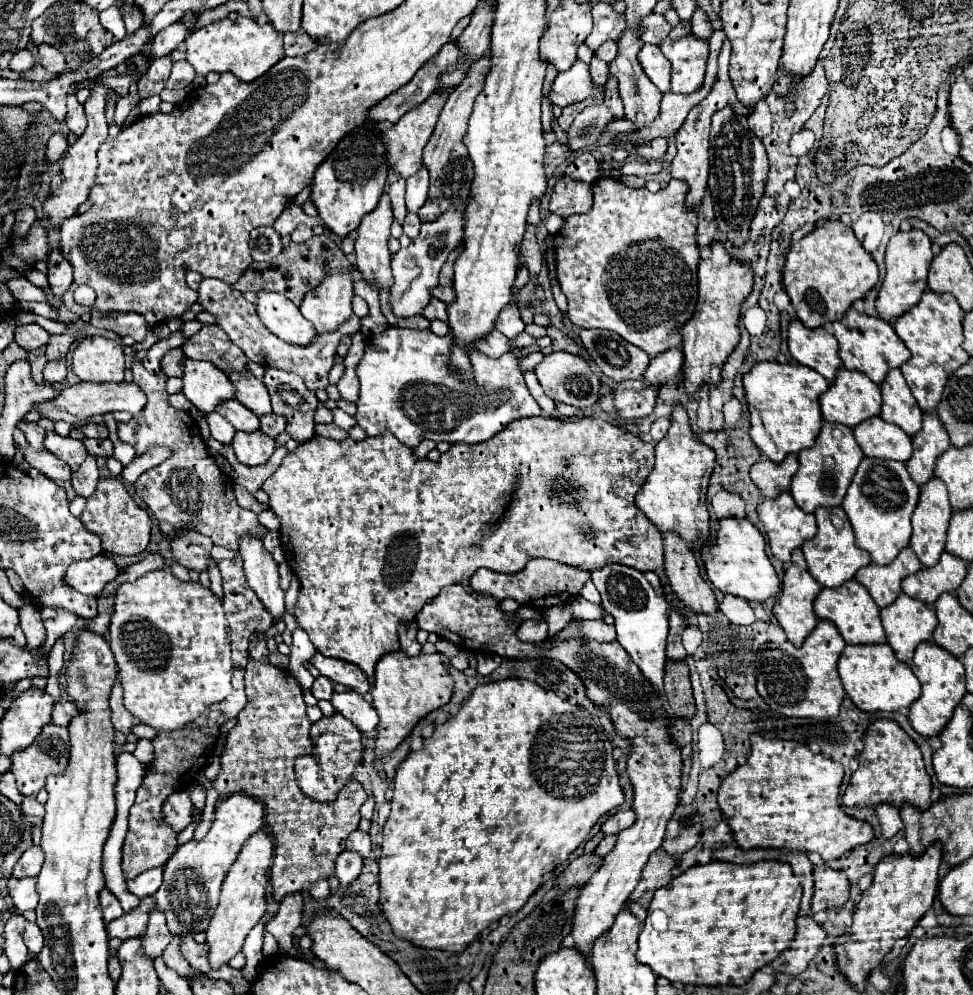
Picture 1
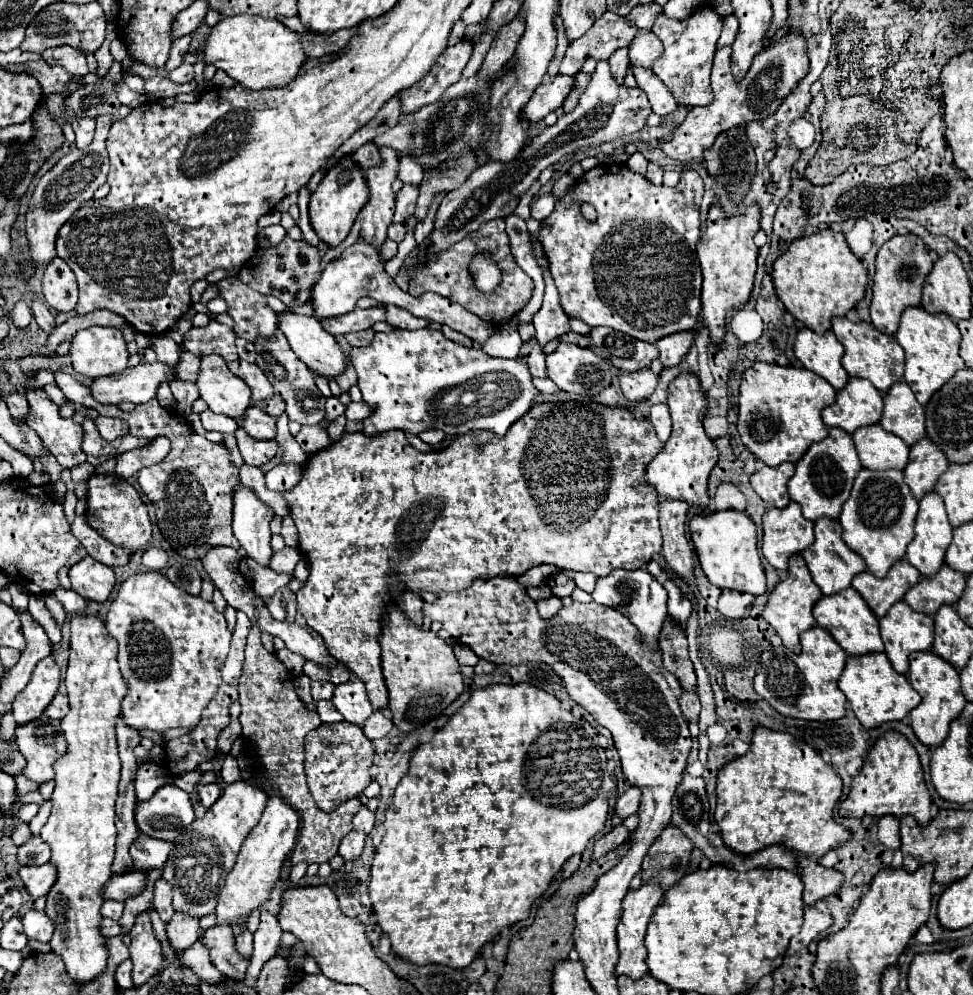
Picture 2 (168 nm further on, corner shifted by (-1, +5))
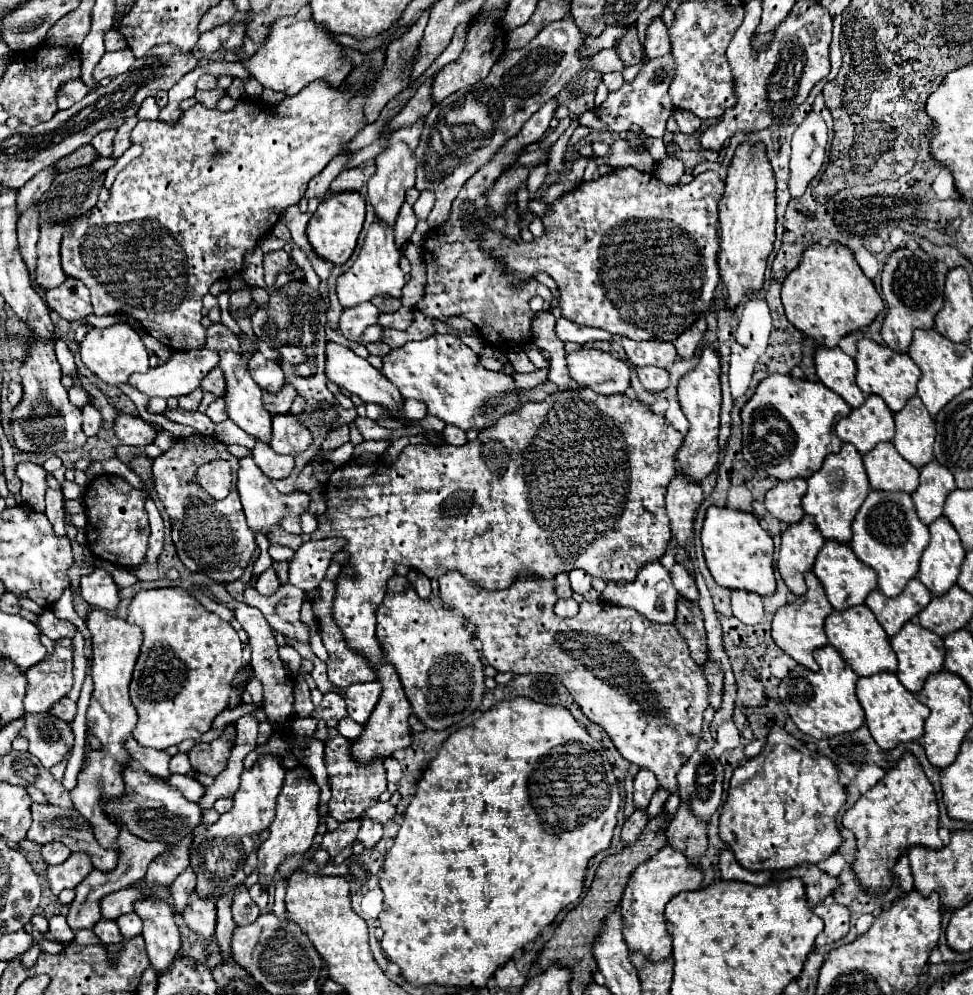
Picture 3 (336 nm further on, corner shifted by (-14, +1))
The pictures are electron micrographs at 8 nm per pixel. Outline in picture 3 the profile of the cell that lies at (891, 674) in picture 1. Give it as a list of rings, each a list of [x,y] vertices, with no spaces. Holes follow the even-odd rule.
[[[875,673],[871,677],[861,677],[857,683],[857,699],[865,711],[867,727],[883,751],[889,751],[899,743],[917,741],[923,735],[923,723],[929,717],[929,711],[911,691],[899,683],[895,673]]]

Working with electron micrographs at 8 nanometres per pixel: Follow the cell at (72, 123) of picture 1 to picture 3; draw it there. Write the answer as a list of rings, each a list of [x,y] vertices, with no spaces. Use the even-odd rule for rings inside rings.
[[[101,131],[99,135],[93,137],[91,145],[95,147],[95,151],[101,155],[101,157],[111,157],[113,153],[113,137],[115,137],[115,131]]]

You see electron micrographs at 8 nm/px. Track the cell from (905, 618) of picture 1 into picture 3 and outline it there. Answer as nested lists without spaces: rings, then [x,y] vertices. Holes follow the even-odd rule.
[[[905,623],[903,629],[891,639],[891,647],[899,661],[895,673],[901,685],[911,693],[919,693],[927,677],[943,669],[943,639],[917,623]]]

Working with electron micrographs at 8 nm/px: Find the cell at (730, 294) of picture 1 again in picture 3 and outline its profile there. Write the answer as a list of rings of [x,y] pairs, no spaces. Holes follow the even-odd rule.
[[[745,141],[735,149],[725,179],[725,191],[719,199],[719,229],[719,273],[727,289],[727,305],[735,309],[747,293],[763,287],[767,257],[775,241],[775,175],[759,143],[751,145]]]

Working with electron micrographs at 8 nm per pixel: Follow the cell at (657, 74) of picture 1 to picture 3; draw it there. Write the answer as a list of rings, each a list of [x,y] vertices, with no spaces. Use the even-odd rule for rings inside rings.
[[[655,17],[651,21],[651,25],[647,27],[647,39],[645,39],[645,55],[647,59],[655,59],[655,57],[663,57],[671,51],[671,41],[669,41],[669,33],[667,27],[663,23],[661,17]]]

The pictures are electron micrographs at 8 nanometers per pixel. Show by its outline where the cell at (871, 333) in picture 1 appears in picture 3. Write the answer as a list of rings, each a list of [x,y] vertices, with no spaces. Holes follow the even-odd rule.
[[[859,339],[857,341],[857,385],[865,395],[879,395],[891,413],[899,413],[905,403],[911,399],[911,395],[917,393],[917,381],[921,377],[919,367],[913,363],[909,355],[895,353],[889,347],[883,347],[871,339]]]

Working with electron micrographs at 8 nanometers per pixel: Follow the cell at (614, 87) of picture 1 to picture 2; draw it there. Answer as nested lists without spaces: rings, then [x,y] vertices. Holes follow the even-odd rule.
[[[624,47],[624,49],[614,51],[614,53],[612,53],[612,57],[608,59],[608,63],[610,63],[610,71],[612,71],[614,81],[624,83],[626,69],[628,69],[628,65],[630,65],[630,61],[628,61],[628,49]]]

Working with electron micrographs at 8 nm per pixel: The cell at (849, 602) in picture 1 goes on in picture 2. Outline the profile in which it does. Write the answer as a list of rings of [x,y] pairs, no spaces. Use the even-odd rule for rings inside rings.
[[[854,587],[844,589],[842,593],[834,593],[830,597],[822,597],[814,605],[814,617],[820,627],[828,629],[830,635],[838,641],[838,645],[848,653],[848,655],[864,655],[864,653],[876,653],[884,651],[884,643],[880,639],[880,629],[878,629],[878,617],[868,609],[864,597],[860,597]]]

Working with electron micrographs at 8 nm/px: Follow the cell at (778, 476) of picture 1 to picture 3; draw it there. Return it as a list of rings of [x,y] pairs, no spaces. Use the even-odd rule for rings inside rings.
[[[791,479],[791,481],[779,481],[765,497],[765,507],[767,511],[787,523],[799,523],[803,519],[803,509],[801,509],[801,497],[807,491],[807,481],[805,479]]]

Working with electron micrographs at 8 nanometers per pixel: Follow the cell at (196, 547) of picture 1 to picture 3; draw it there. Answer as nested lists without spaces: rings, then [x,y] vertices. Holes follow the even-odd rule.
[[[291,583],[279,587],[279,591],[271,597],[255,595],[255,589],[247,585],[245,589],[245,603],[263,611],[267,623],[281,631],[285,637],[301,639],[309,643],[309,627],[299,621],[299,609],[303,605],[303,591],[295,589]]]

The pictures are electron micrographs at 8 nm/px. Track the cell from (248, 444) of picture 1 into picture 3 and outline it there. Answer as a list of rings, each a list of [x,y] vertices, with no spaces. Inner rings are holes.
[[[257,441],[255,449],[251,451],[257,467],[269,477],[269,479],[285,479],[293,471],[293,457],[275,453],[267,443]]]

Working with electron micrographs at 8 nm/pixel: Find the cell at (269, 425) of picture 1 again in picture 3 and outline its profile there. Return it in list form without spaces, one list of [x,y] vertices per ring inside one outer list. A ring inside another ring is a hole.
[[[285,383],[283,389],[279,389],[279,393],[267,393],[267,391],[263,391],[263,405],[273,415],[277,415],[277,413],[289,413],[289,407],[291,407],[295,397],[297,397],[295,389],[291,389],[291,385]]]

